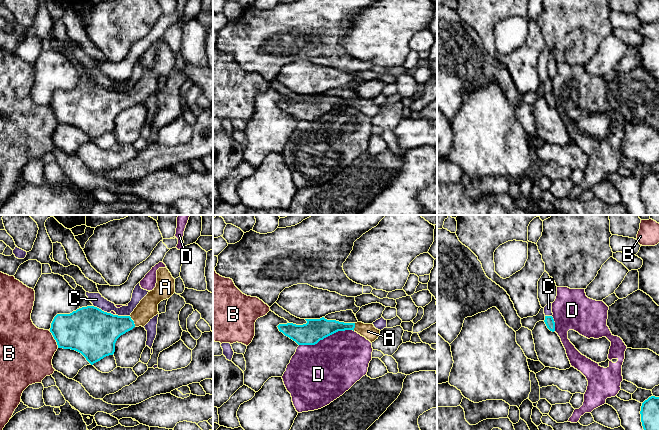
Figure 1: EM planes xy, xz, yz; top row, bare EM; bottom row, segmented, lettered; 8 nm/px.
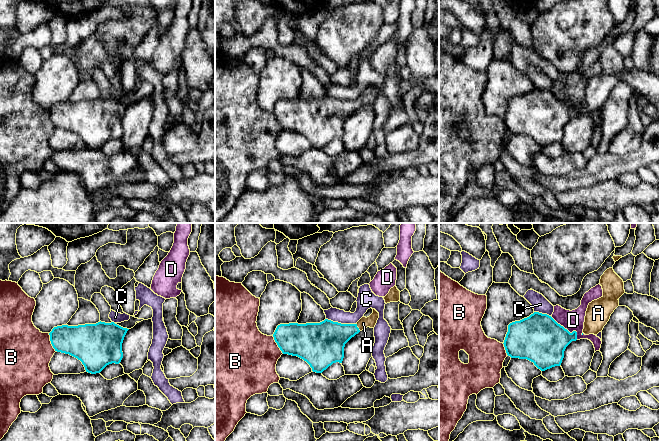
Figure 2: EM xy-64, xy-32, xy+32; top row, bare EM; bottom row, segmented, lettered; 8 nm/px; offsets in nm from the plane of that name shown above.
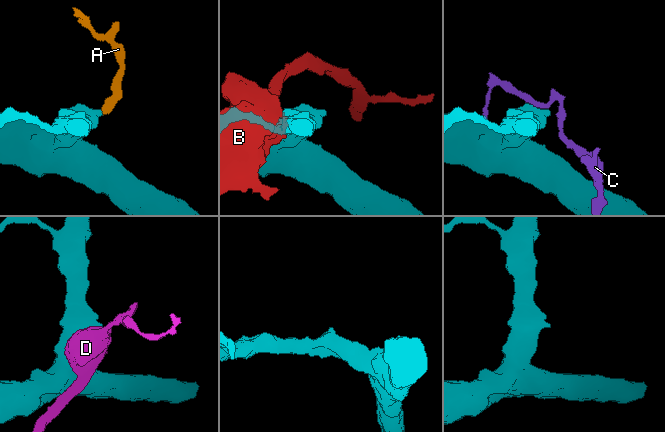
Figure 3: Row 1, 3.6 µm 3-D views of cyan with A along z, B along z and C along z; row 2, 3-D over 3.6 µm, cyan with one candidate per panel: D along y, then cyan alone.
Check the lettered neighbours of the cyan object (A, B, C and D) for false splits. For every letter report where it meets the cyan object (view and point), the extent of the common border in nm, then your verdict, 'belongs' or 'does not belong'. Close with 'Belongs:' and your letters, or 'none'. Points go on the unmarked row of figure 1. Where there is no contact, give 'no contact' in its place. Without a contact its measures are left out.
A: contact xy (133, 97); length 100 nm; belongs
B: contact xy (54, 114); length 150 nm; does not belong
C: contact xy (100, 85); length 150 nm; does not belong
D: contact xz (326, 112); length 460 nm; does not belong
Belongs: A

